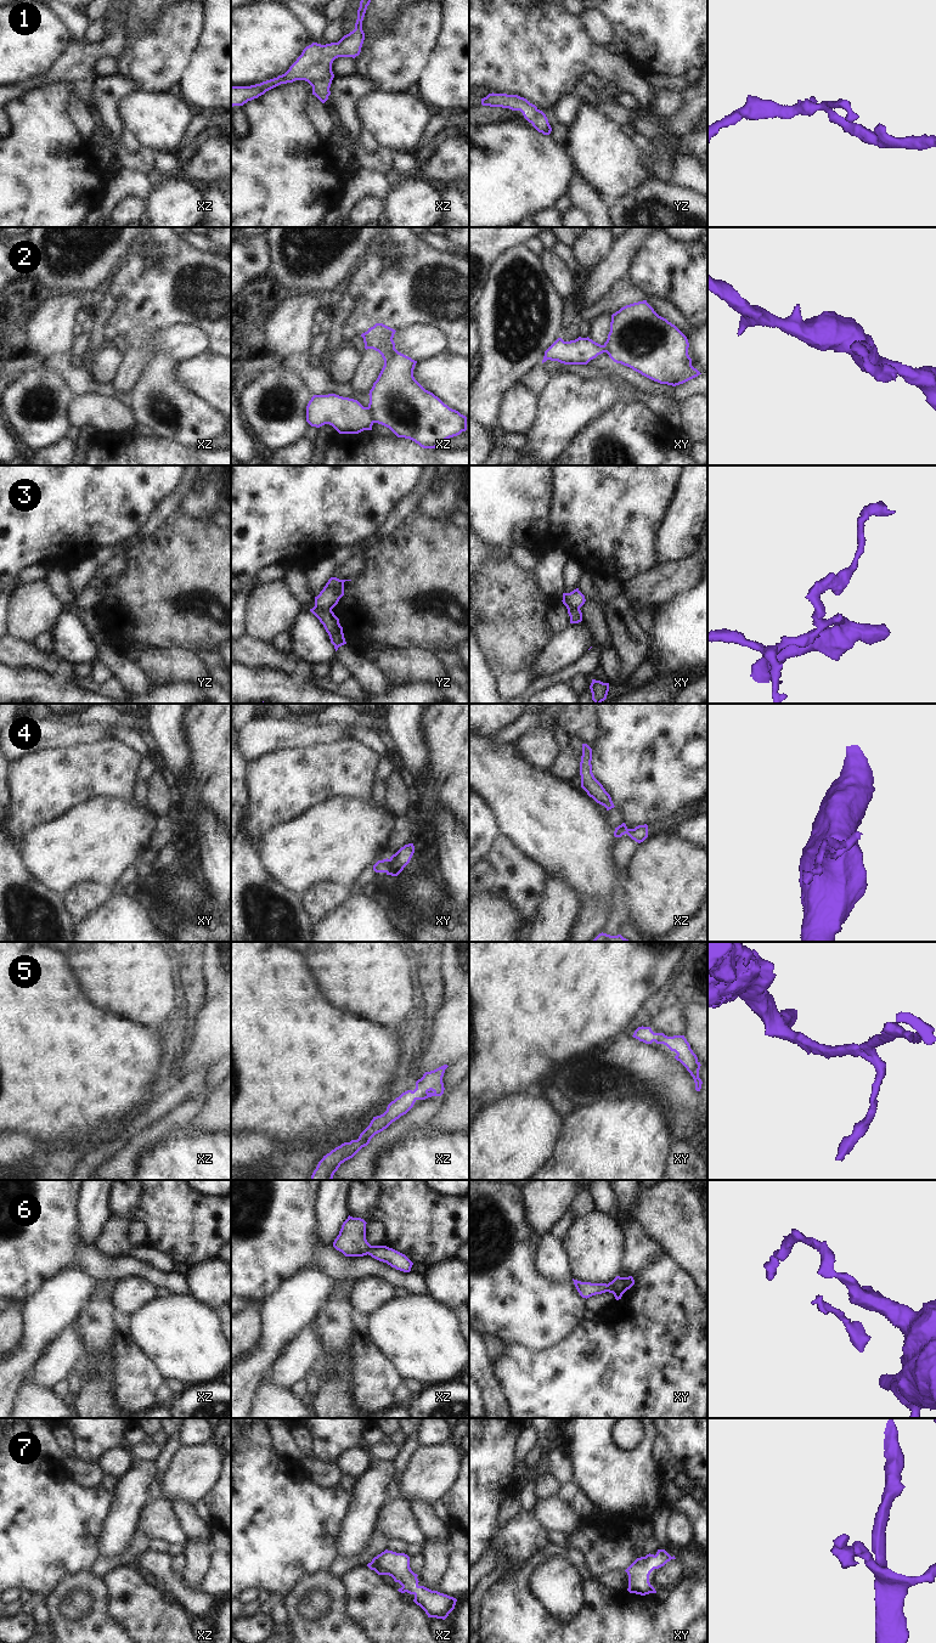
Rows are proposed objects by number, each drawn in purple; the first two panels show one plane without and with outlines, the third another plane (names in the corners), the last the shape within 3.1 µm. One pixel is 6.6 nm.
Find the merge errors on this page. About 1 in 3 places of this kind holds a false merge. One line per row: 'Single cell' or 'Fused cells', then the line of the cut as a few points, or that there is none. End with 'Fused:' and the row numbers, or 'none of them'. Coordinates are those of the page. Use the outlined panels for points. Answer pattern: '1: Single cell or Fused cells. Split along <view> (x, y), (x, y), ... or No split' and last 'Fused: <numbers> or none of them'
1: Single cell. No split
2: Fused cells. Split along xz (367, 407), (375, 422)
3: Fused cells. Split along yz (315, 605), (322, 609), (331, 609)
4: Fused cells. Split along xy (389, 859), (389, 870), (387, 873)
5: Single cell. No split
6: Single cell. No split
7: Single cell. No split
Fused: 2, 3, 4

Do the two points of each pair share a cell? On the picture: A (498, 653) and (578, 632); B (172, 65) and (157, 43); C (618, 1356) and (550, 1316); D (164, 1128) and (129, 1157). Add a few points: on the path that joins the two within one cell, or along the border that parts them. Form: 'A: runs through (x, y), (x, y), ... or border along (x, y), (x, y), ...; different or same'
A: border along (552, 639), (535, 662); different
B: runs through (167, 60), (162, 55), (162, 48); same
C: border along (579, 1322), (564, 1338), (550, 1348); different
D: runs through (156, 1133), (137, 1149); same

